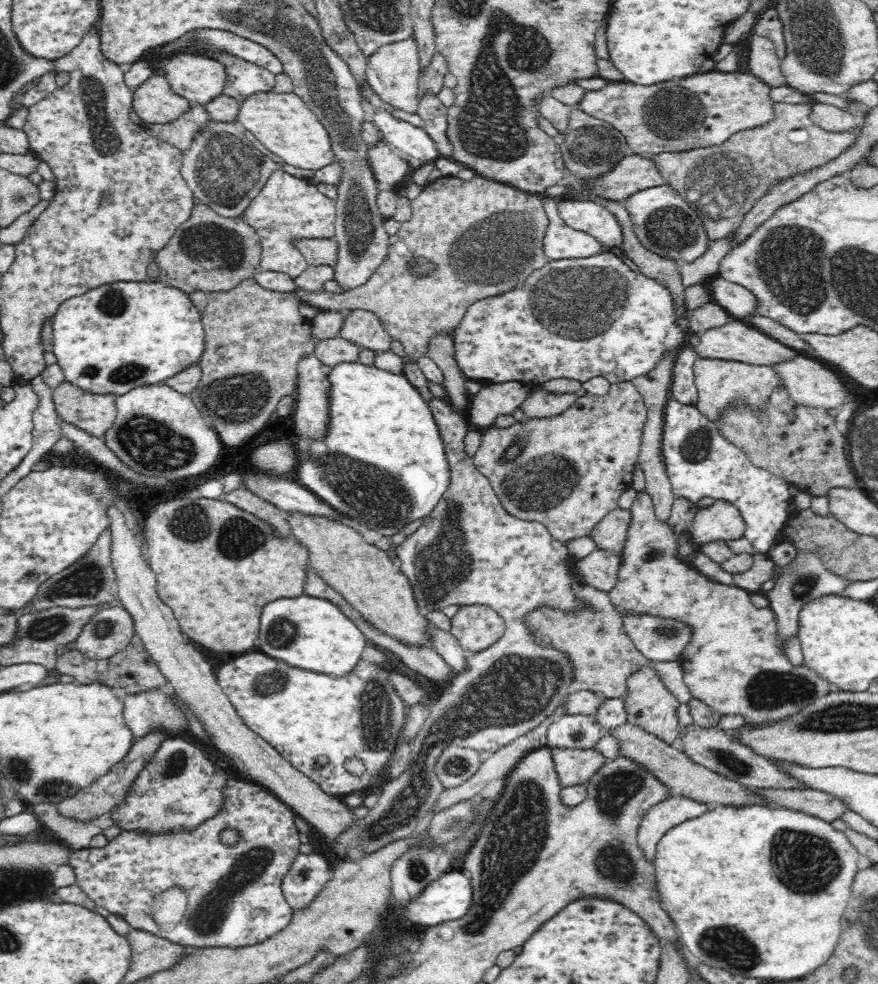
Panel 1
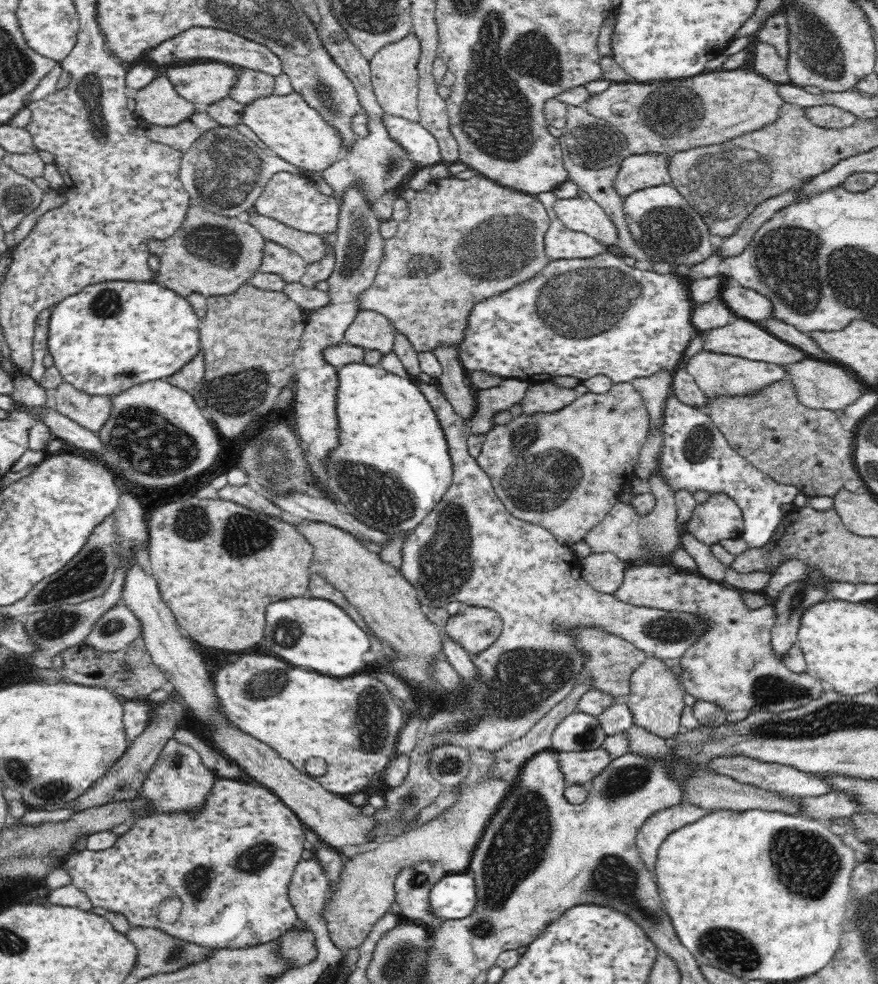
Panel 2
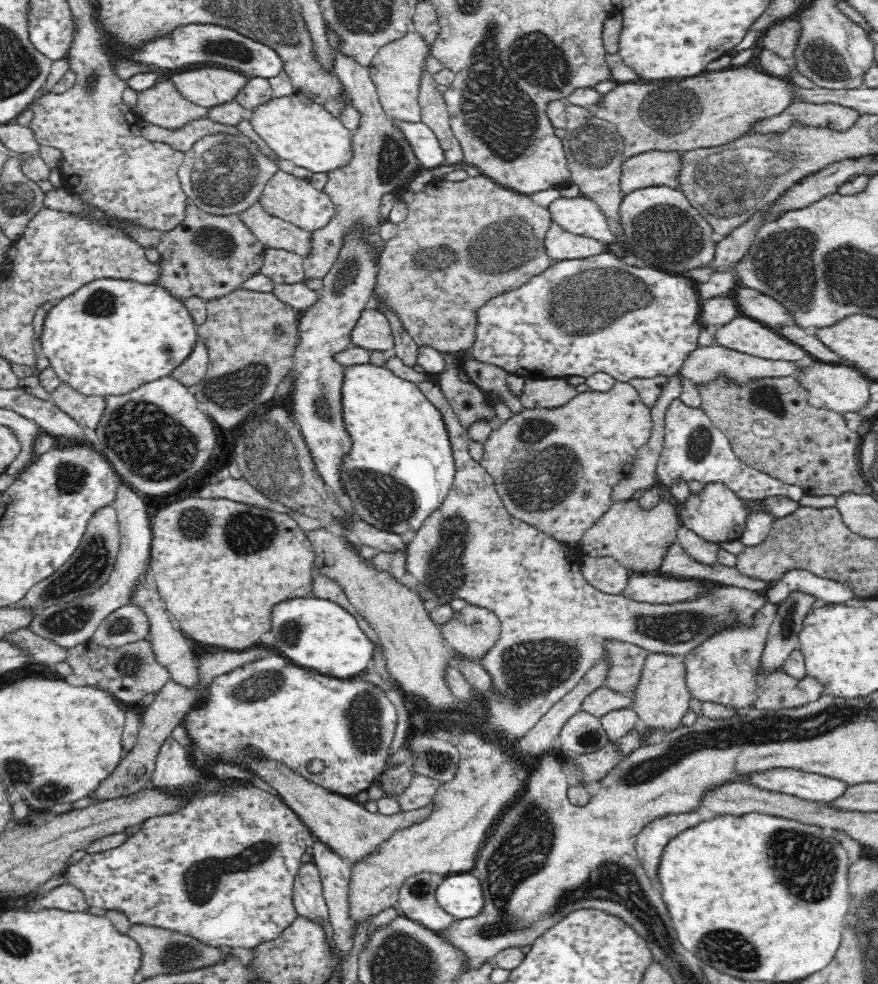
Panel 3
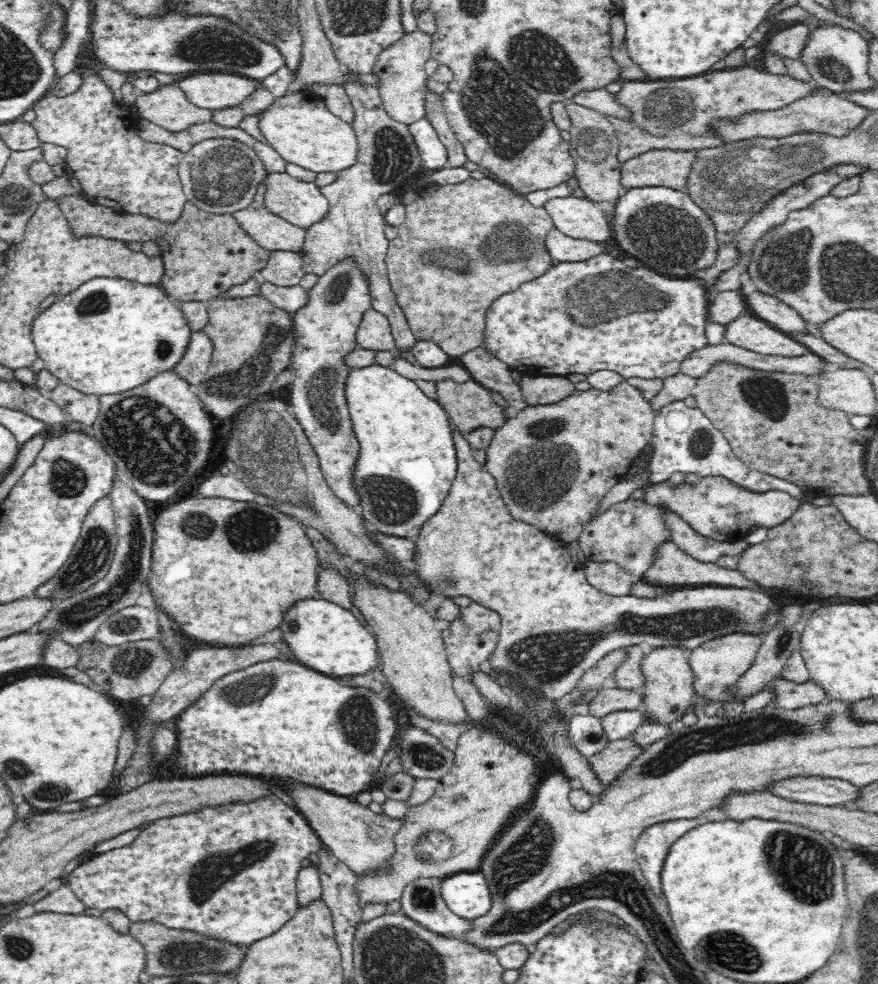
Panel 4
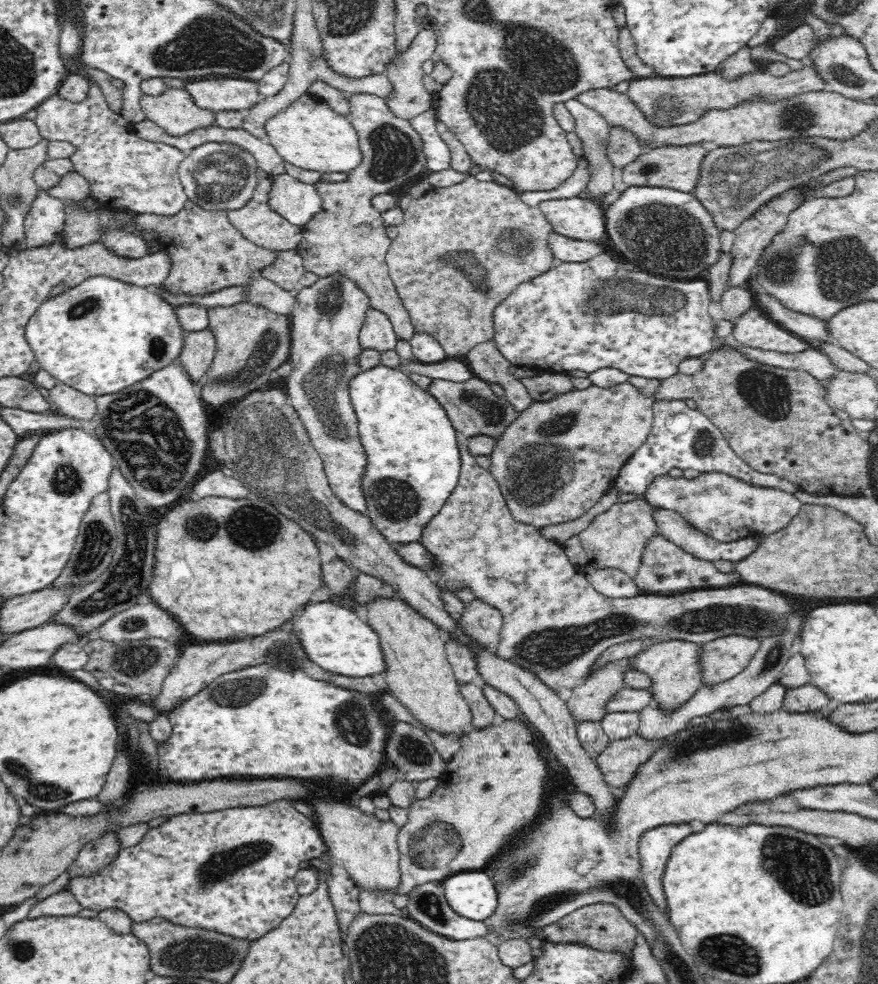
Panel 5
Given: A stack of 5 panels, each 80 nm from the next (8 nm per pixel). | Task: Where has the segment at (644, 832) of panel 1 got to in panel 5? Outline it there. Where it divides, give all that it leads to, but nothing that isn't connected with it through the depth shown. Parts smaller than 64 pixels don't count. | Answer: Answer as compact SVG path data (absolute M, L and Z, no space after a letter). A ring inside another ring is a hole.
M690 822L664 824L647 830L637 844L642 880L651 899L662 910L668 909L662 884L666 863L674 846L692 834L692 829Z

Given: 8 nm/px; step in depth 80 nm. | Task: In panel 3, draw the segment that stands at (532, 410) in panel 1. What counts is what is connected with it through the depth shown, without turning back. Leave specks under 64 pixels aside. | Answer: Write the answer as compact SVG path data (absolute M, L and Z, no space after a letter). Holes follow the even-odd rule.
M566 378L525 379L524 390L519 396L523 409L558 408L570 402L576 395L576 387Z

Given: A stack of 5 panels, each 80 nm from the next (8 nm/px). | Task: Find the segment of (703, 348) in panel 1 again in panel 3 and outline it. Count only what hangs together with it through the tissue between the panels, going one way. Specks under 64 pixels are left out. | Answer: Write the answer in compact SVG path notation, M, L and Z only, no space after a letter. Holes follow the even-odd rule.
M734 317L715 331L714 344L754 357L808 366L816 360L808 351L750 317Z

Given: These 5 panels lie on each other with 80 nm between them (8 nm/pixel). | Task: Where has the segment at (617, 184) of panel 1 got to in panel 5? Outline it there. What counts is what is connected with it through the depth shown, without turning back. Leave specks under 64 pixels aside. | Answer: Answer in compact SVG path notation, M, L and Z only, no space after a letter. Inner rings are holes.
M686 145L686 146L662 146L645 150L634 162L626 164L622 168L622 178L626 187L663 187L672 188L679 192L690 193L697 186L698 174L702 160L708 152L708 145Z

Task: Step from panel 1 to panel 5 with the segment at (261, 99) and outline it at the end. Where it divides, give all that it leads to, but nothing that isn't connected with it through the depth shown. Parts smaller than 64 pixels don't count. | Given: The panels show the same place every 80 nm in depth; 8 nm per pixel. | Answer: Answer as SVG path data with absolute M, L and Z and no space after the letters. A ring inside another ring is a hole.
M309 92L266 122L267 141L285 160L298 168L319 173L348 172L362 161L359 136L347 118Z

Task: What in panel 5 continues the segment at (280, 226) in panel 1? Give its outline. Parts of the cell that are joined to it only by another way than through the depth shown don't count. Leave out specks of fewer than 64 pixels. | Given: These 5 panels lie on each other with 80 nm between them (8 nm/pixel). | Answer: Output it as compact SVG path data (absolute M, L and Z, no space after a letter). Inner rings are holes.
M286 172L272 175L271 179L273 184L268 205L270 205L270 209L284 217L288 222L303 227L322 210L324 201L318 195L315 184L305 184ZM297 250L278 251L274 262L261 270L262 278L267 278L284 290L297 290L305 268Z

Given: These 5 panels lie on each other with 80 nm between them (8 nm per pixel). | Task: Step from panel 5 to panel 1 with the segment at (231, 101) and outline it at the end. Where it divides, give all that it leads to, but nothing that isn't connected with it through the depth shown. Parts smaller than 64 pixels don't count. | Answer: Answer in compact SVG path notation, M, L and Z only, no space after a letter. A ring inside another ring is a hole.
M175 53L164 60L162 70L174 93L193 104L206 104L223 94L224 66L208 56Z

